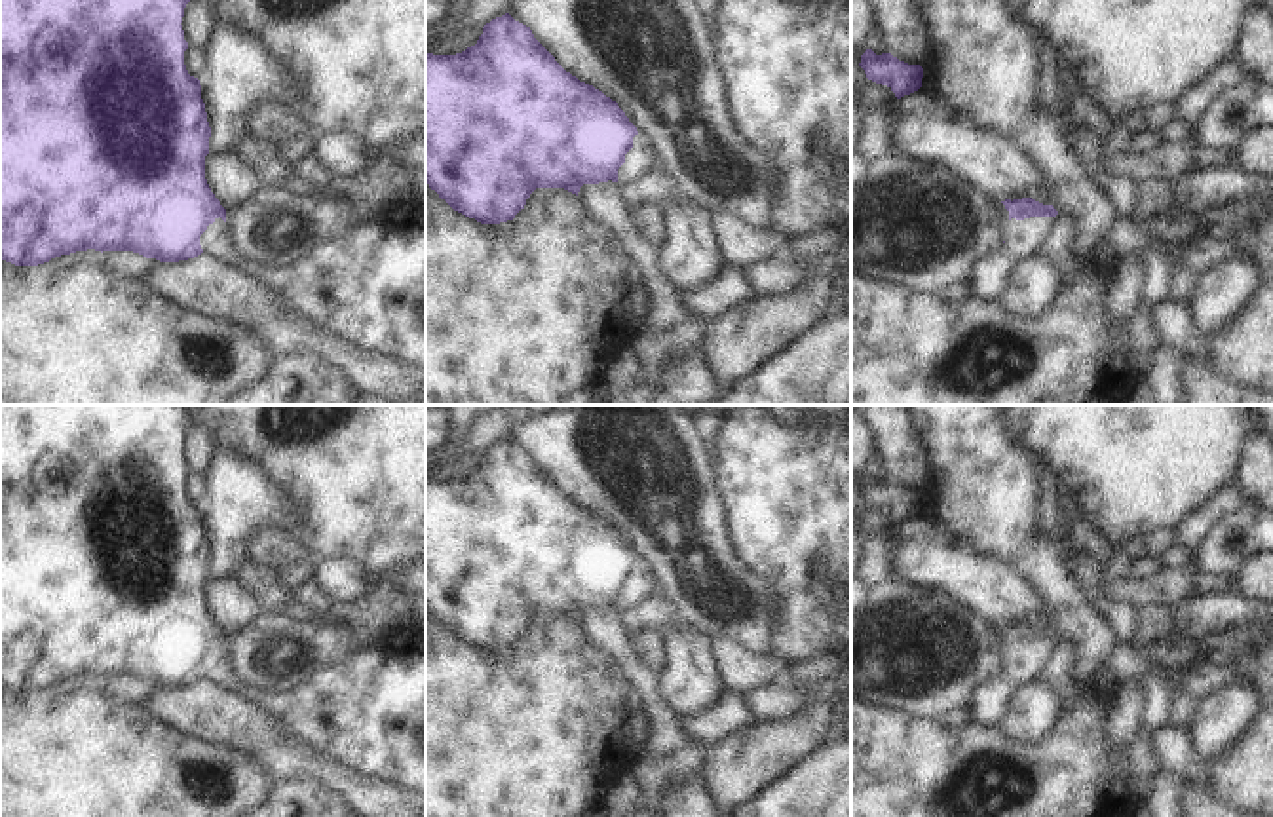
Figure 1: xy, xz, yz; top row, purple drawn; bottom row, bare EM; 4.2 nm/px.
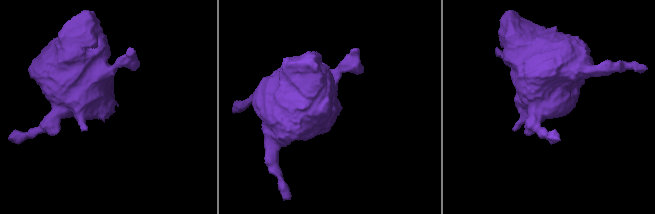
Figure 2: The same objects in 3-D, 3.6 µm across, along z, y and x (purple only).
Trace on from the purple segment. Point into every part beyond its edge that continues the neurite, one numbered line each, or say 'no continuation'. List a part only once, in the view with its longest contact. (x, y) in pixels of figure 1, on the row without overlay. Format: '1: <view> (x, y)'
1: xz (641, 582)

